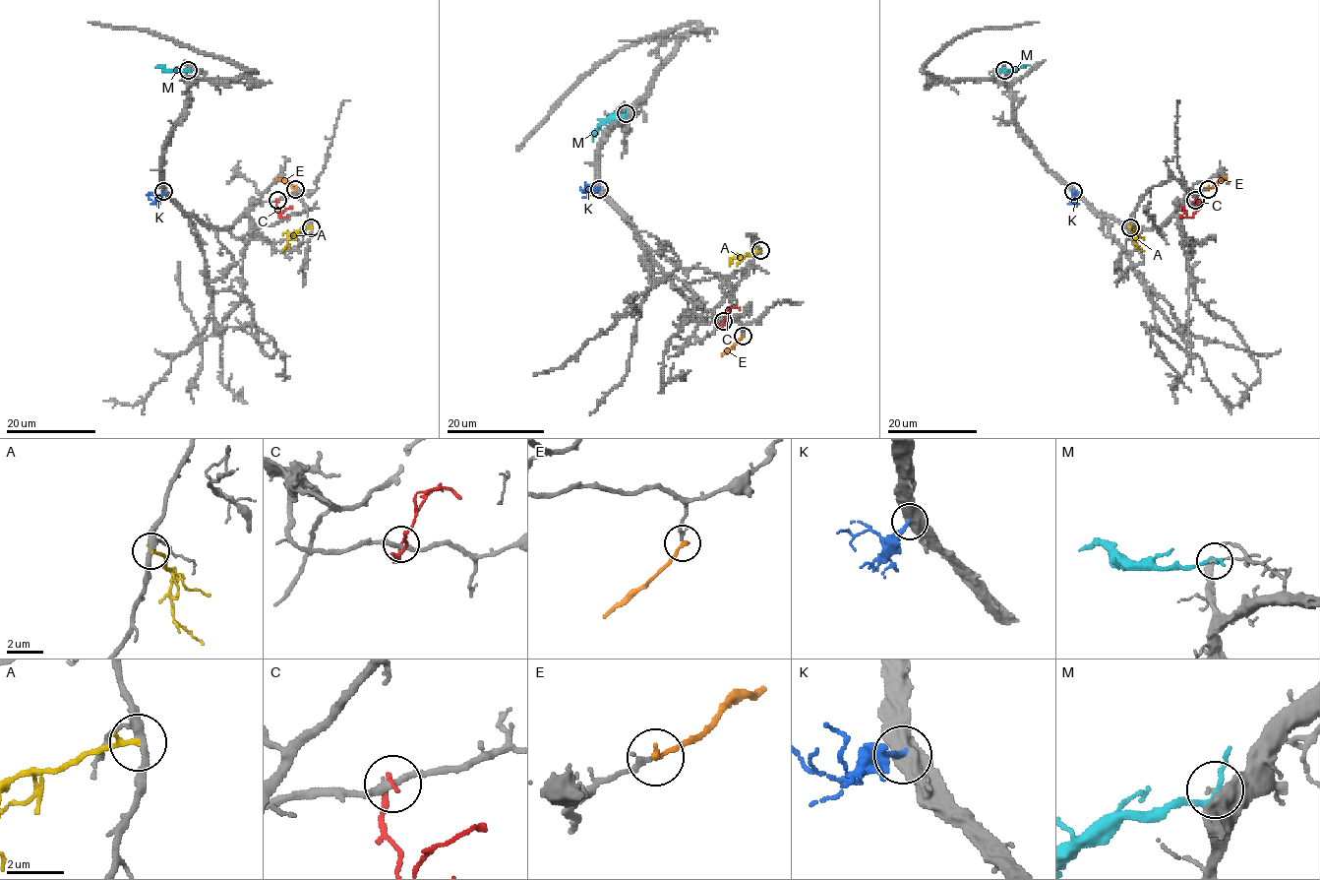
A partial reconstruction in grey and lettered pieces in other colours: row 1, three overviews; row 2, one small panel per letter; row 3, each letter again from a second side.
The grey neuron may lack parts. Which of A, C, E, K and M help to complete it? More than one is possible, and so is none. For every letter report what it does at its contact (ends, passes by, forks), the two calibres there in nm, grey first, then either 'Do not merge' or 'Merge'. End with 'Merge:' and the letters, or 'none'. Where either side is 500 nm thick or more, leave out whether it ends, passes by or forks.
A: It ends there. Thickness 260 nm (grey) against 200 nm. Do not merge
C: It ends there. Thickness 240 nm (grey) against 180 nm. Do not merge
E: It ends there. Thickness 180 nm (grey) against 200 nm. Merge
K: Thickness 600 nm (grey) against 220 nm. Do not merge
M: It passes by. Thickness 130 nm (grey) against 180 nm. Do not merge
Merge: E

